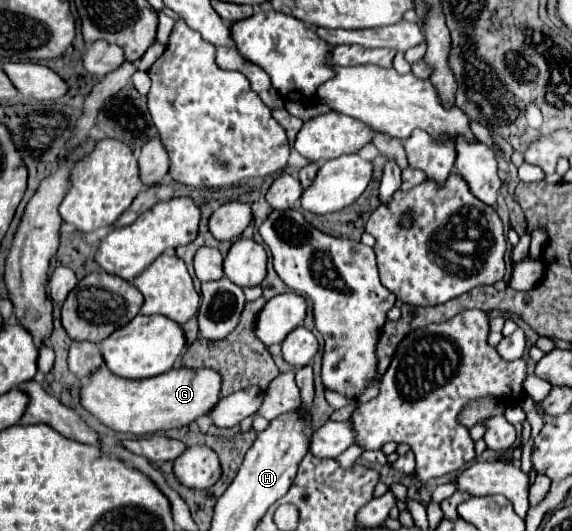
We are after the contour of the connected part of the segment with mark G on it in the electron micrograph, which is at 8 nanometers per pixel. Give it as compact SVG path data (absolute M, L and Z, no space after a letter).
M103 366L81 386L81 404L115 432L143 436L159 430L189 426L199 416L211 412L219 402L221 384L223 378L213 368L173 368L153 378L127 380L115 376L107 366Z

